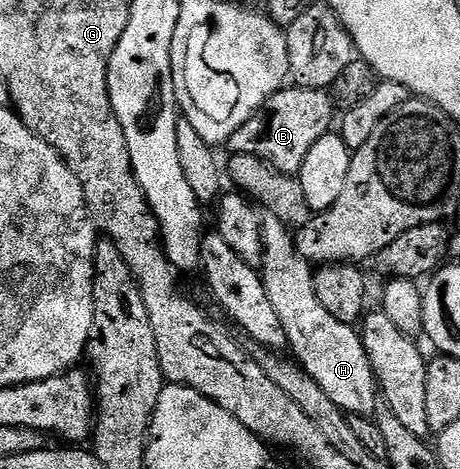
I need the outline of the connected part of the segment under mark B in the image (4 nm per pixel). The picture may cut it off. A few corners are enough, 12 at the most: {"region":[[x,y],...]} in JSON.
{"region":[[326,90],[271,96],[231,136],[231,155],[301,172],[336,118]]}

